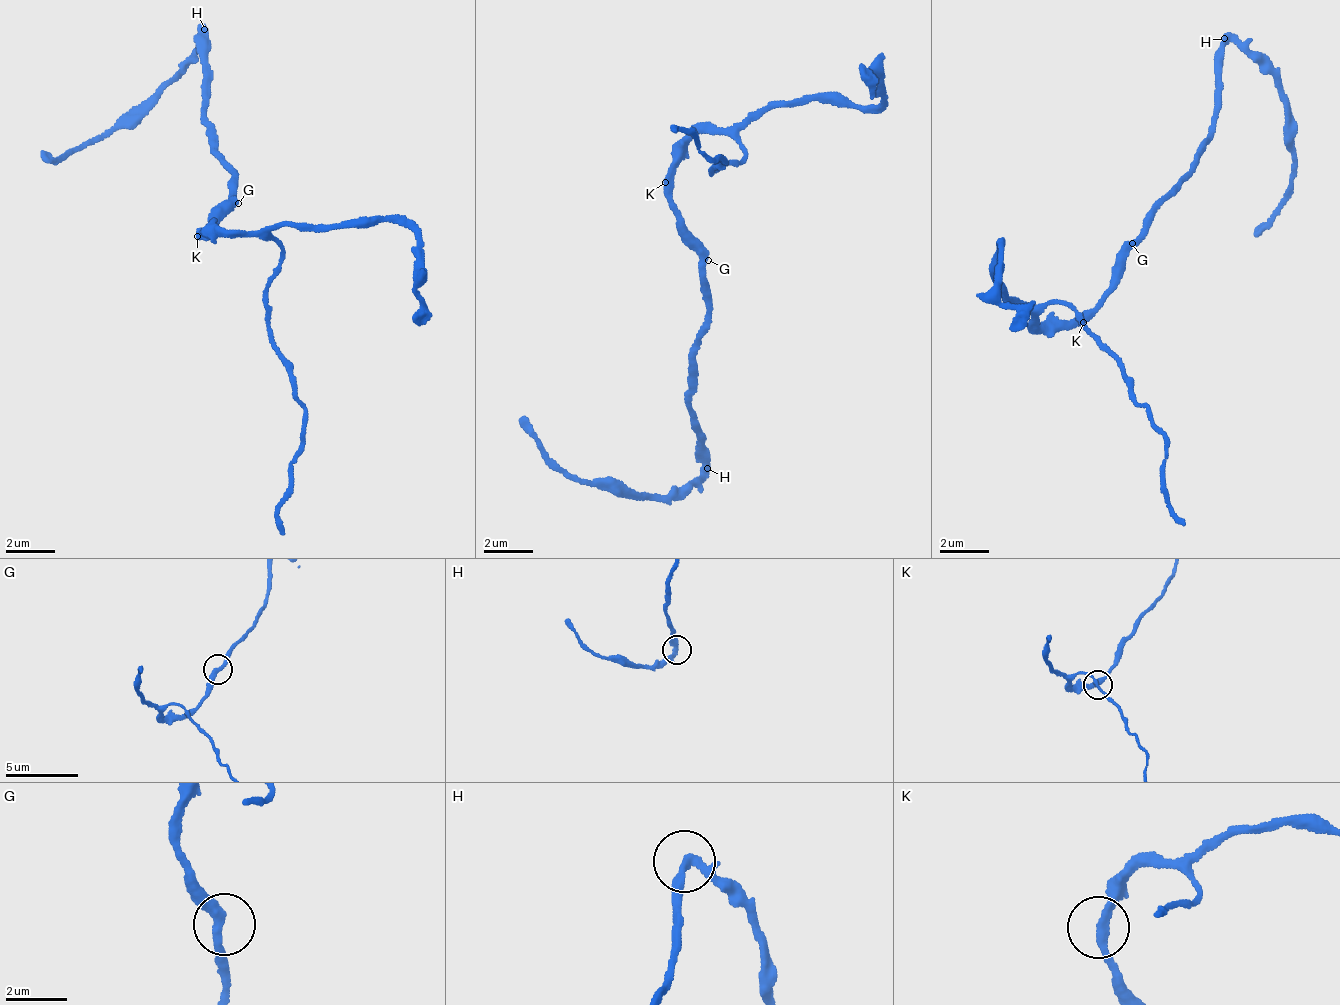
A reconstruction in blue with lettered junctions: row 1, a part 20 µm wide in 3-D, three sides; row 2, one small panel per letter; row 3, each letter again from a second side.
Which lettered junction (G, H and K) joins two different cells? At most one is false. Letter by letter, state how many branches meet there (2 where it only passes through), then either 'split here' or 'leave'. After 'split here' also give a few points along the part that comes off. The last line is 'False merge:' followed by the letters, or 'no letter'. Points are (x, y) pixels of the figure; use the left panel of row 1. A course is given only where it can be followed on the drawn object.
G: branches 2; leave
H: branches 2; split here; course (206, 30), (172, 83), (131, 106), (95, 141), (43, 162)
K: branches 2; leave
False merge: H

